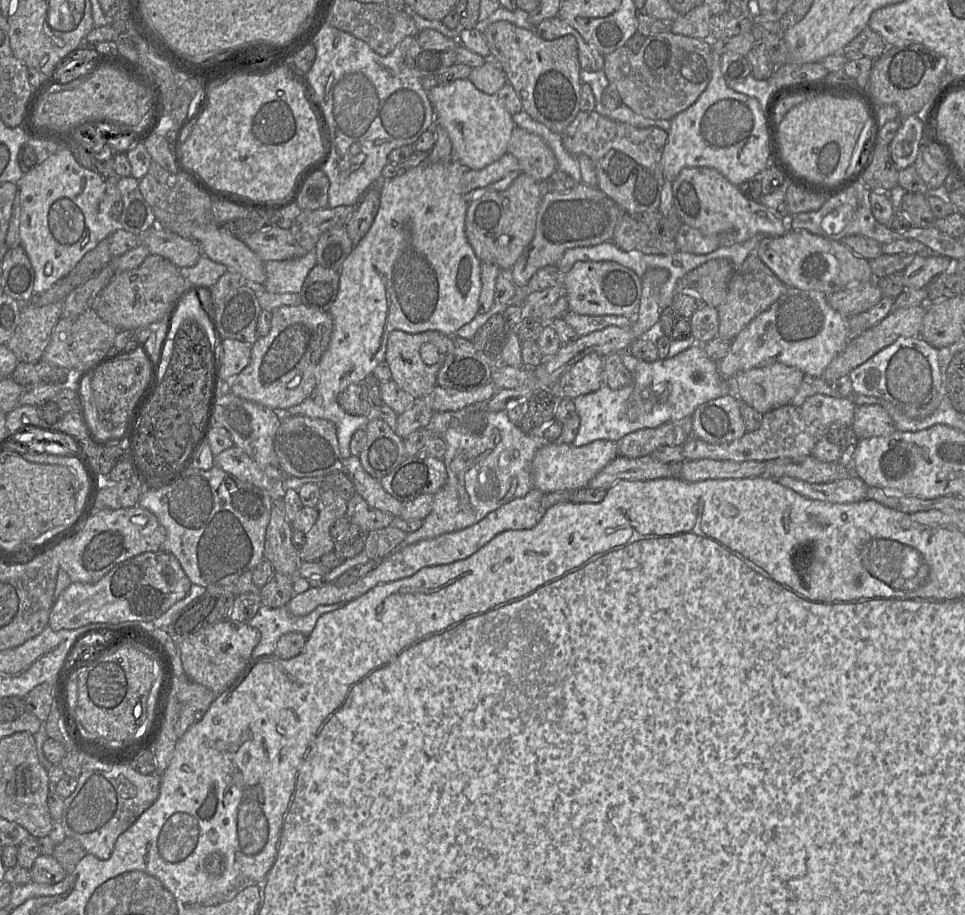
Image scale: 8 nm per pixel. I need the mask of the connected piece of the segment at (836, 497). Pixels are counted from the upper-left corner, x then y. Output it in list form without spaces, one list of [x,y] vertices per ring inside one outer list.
[[[856,475],[827,483],[809,483],[789,476],[782,476],[776,480],[781,485],[812,500],[853,503],[867,499],[868,486]]]

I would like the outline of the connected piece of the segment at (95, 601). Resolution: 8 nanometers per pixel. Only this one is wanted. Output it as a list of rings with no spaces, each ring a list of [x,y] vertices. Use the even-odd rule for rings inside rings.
[[[145,552],[116,564],[95,583],[72,582],[56,598],[49,616],[48,626],[54,630],[72,630],[88,624],[118,624],[126,621],[151,621],[183,599],[191,587],[177,558],[170,552]]]

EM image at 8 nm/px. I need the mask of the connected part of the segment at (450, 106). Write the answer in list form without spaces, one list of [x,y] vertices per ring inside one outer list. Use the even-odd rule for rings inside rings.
[[[468,79],[438,84],[427,91],[433,106],[436,124],[443,126],[452,143],[452,158],[471,170],[481,170],[507,153],[515,123],[497,94],[488,95],[478,90]]]

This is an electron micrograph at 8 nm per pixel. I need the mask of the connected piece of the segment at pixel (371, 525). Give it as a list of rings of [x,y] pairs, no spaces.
[[[355,493],[347,502],[346,518],[366,532],[371,532],[390,526],[394,516],[370,506]]]

